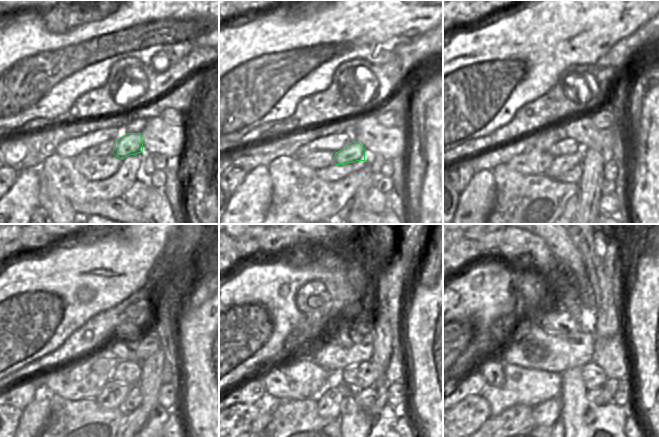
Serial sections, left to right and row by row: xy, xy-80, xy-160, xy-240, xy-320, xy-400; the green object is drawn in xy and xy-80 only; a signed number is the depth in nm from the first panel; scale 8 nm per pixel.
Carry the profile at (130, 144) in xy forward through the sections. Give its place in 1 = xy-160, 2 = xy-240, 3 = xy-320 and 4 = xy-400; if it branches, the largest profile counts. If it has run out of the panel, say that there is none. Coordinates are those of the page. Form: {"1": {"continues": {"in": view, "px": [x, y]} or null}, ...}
{"1": {"continues": {"in": "xy-160", "px": [563, 163]}}, "2": {"continues": {"in": "xy-240", "px": [113, 394]}}, "3": {"continues": {"in": "xy-320", "px": [329, 405]}}, "4": {"continues": {"in": "xy-400", "px": [545, 414]}}}

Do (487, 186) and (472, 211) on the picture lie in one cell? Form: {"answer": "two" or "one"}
{"answer": "one"}

